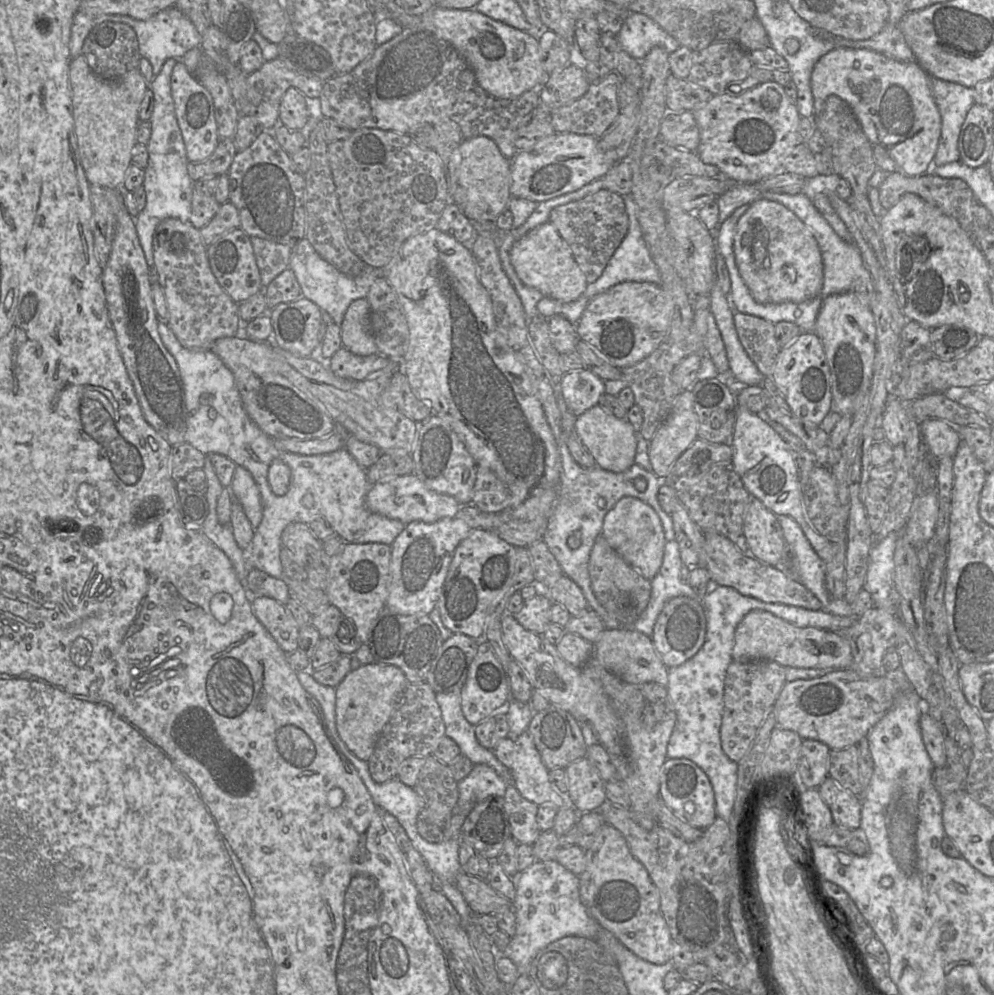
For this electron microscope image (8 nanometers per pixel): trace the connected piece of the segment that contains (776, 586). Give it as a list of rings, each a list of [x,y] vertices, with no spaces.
[[[705,532],[705,542],[701,548],[699,566],[708,570],[714,584],[731,587],[742,595],[766,603],[785,604],[809,610],[823,610],[820,600],[798,580],[793,580],[781,569],[756,559],[750,553],[741,552],[731,541],[719,533]]]

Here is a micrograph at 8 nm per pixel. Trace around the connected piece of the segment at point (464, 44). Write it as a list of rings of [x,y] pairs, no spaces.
[[[434,7],[421,15],[402,14],[396,19],[402,27],[425,26],[454,45],[472,68],[476,82],[488,95],[510,99],[535,87],[547,74],[542,66],[538,39],[494,20],[476,9]]]

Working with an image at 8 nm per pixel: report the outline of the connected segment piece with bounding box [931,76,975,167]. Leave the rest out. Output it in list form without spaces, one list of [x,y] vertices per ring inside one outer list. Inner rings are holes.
[[[932,76],[932,93],[941,114],[942,127],[931,167],[960,161],[958,138],[969,109],[975,104],[974,90]]]

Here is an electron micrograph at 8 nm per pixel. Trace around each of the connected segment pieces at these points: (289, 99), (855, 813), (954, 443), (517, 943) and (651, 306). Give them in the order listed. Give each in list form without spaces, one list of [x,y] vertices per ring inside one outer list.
[[[296,88],[283,95],[279,108],[279,124],[292,130],[301,130],[309,119],[307,97]]]
[[[828,776],[818,787],[818,791],[831,810],[835,825],[857,830],[861,826],[861,799],[845,790]]]
[[[933,418],[918,422],[922,438],[928,451],[934,458],[953,458],[958,450],[962,437],[947,423]]]
[[[537,860],[511,878],[516,886],[516,895],[511,902],[516,916],[516,932],[506,949],[497,954],[510,958],[520,973],[528,974],[532,958],[550,943],[566,936],[585,938],[589,935],[588,930],[602,929],[581,902],[578,876],[556,860]]]
[[[621,282],[592,298],[575,326],[579,339],[592,345],[611,365],[622,369],[659,347],[668,333],[672,313],[672,298],[661,285]]]

